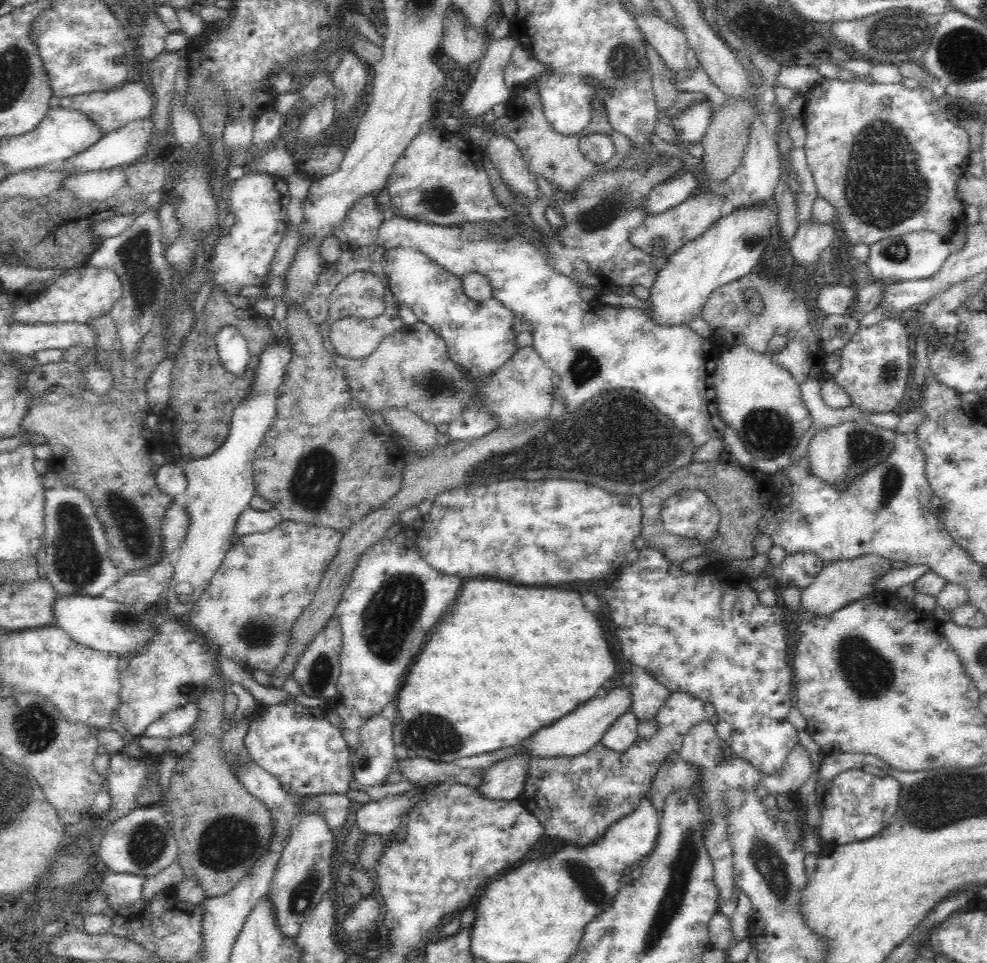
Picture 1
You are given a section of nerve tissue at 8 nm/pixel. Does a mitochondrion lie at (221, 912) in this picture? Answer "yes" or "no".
no

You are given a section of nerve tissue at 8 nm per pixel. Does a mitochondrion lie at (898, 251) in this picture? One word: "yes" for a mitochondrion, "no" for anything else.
yes

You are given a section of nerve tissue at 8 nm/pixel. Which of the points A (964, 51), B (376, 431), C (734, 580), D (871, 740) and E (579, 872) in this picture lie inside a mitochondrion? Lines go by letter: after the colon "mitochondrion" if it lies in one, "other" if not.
A: mitochondrion
B: other
C: other
D: other
E: mitochondrion

